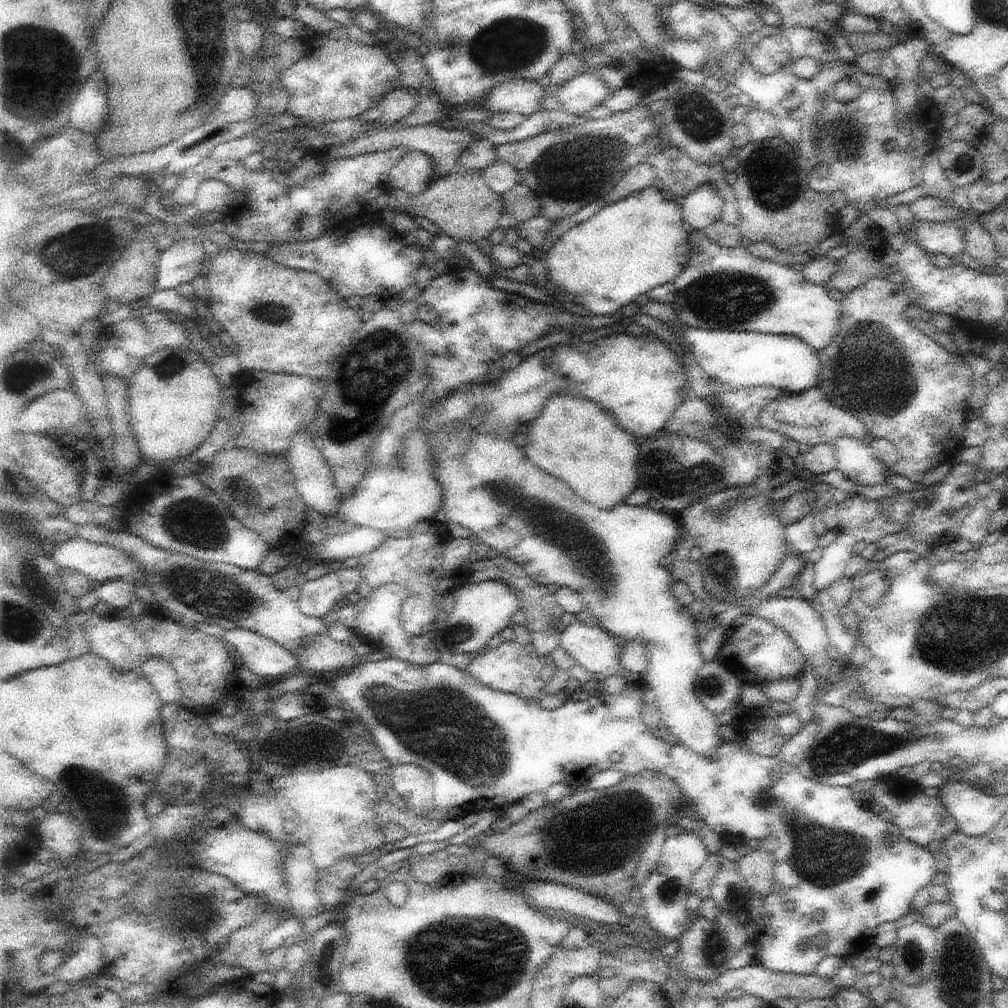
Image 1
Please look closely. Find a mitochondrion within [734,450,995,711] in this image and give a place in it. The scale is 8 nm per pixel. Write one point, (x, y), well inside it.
(930, 616)

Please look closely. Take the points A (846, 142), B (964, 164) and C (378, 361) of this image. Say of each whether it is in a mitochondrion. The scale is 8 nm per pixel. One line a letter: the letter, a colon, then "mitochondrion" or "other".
A: mitochondrion
B: mitochondrion
C: mitochondrion

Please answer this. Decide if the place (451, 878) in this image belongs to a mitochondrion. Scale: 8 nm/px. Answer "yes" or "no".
no

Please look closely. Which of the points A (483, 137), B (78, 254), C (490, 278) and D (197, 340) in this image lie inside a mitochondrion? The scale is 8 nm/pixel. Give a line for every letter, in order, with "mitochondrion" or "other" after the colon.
A: other
B: mitochondrion
C: other
D: other

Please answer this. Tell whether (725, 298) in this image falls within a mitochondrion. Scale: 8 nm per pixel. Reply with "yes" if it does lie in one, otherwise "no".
yes

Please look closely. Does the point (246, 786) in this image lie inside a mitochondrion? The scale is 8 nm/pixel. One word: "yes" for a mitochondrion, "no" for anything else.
no

